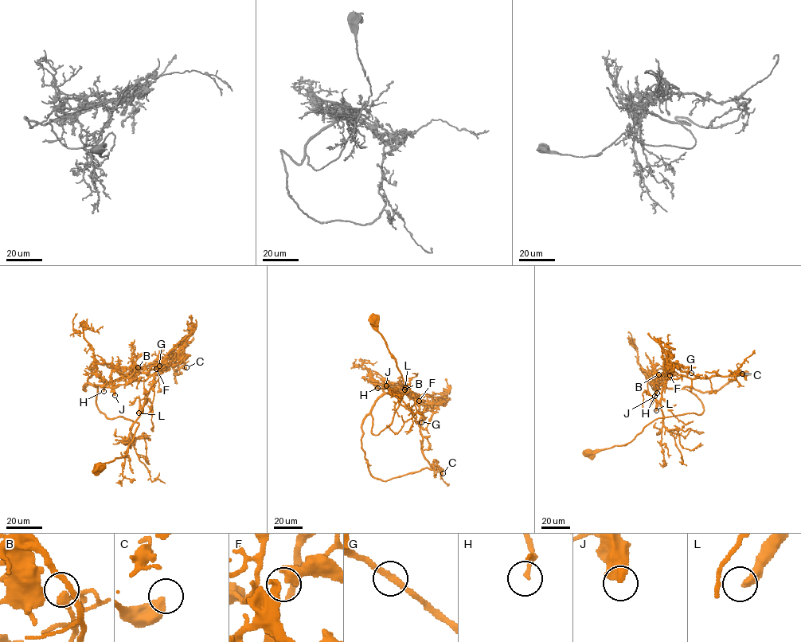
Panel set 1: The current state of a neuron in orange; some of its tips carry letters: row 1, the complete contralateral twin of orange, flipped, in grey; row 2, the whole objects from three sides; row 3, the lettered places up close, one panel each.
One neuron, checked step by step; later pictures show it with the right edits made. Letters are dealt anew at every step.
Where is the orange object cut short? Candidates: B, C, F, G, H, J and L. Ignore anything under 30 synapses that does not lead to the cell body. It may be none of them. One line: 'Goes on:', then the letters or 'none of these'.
Goes on: J, L

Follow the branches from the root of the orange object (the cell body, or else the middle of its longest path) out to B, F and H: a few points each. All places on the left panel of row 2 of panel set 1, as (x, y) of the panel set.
B: (99, 467), (124, 456), (138, 425), (135, 420), (153, 381), (152, 375), (139, 373), (138, 367)
F: (99, 467), (126, 454), (138, 425), (135, 420), (152, 385), (153, 377), (148, 373), (154, 363), (156, 369)
H: (99, 467), (126, 454), (153, 377), (129, 373), (104, 382), (103, 391)

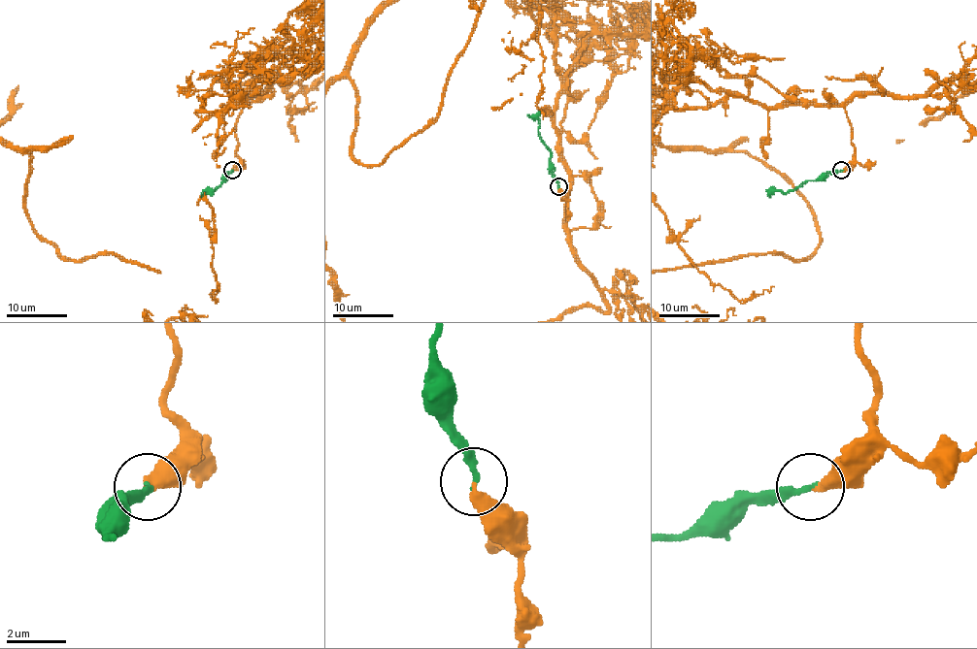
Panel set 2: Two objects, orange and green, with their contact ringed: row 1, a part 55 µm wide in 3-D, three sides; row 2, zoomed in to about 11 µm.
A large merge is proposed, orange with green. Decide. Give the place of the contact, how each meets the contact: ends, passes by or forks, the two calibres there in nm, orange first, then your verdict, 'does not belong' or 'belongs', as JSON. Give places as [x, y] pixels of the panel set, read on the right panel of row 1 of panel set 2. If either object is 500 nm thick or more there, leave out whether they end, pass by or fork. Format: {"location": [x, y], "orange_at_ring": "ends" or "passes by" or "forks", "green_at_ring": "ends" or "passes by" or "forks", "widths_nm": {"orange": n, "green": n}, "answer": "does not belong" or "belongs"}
{"location": [841, 170], "orange_at_ring": "ends", "green_at_ring": "ends", "widths_nm": {"orange": 360, "green": 220}, "answer": "belongs"}

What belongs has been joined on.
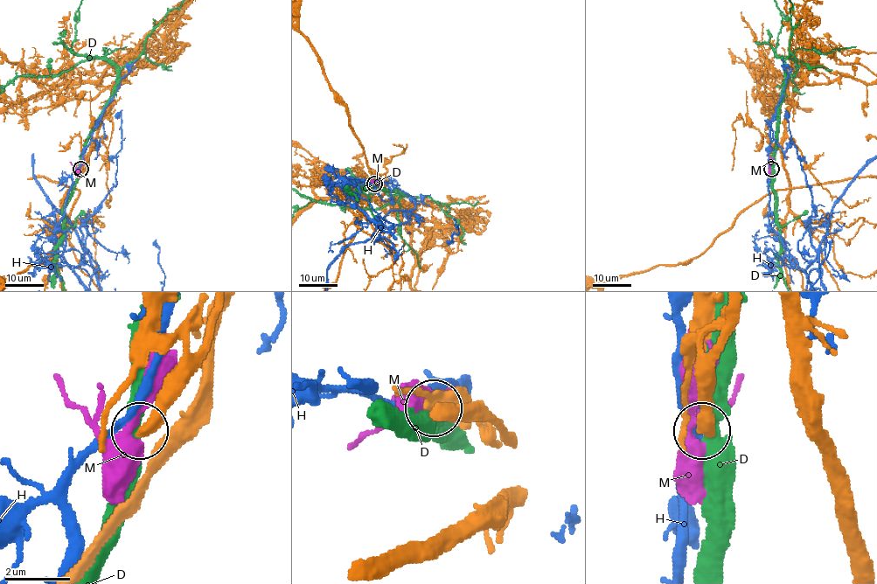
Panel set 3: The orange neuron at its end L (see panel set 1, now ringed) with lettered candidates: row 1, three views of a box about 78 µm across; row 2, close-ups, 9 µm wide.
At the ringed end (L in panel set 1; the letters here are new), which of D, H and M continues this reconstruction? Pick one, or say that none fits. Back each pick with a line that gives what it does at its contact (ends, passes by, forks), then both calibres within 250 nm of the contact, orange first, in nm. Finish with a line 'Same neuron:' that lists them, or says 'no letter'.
Same neuron: no letter

